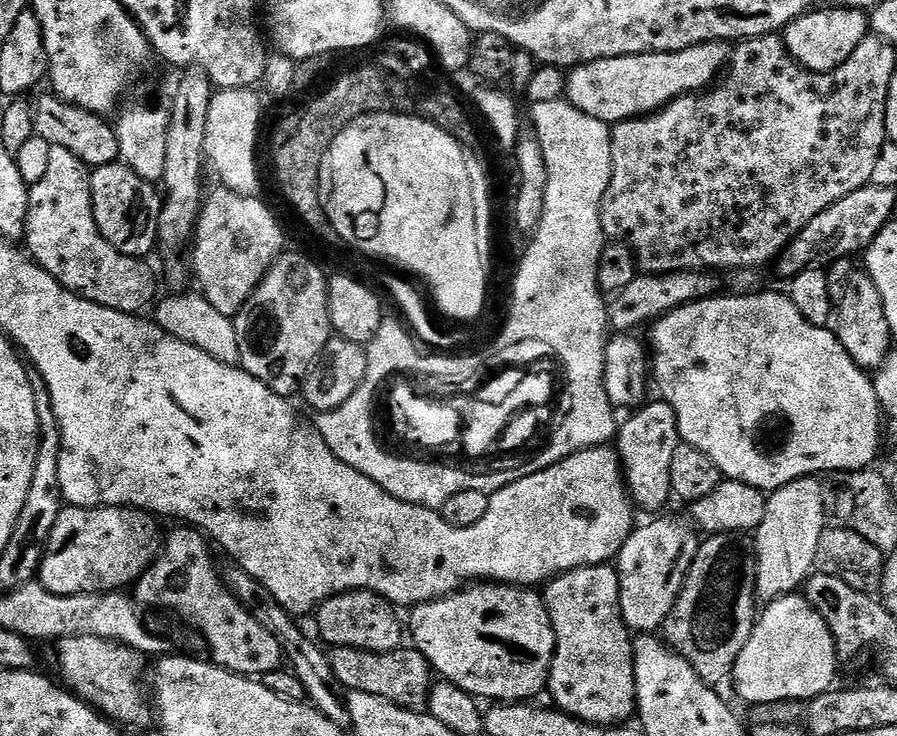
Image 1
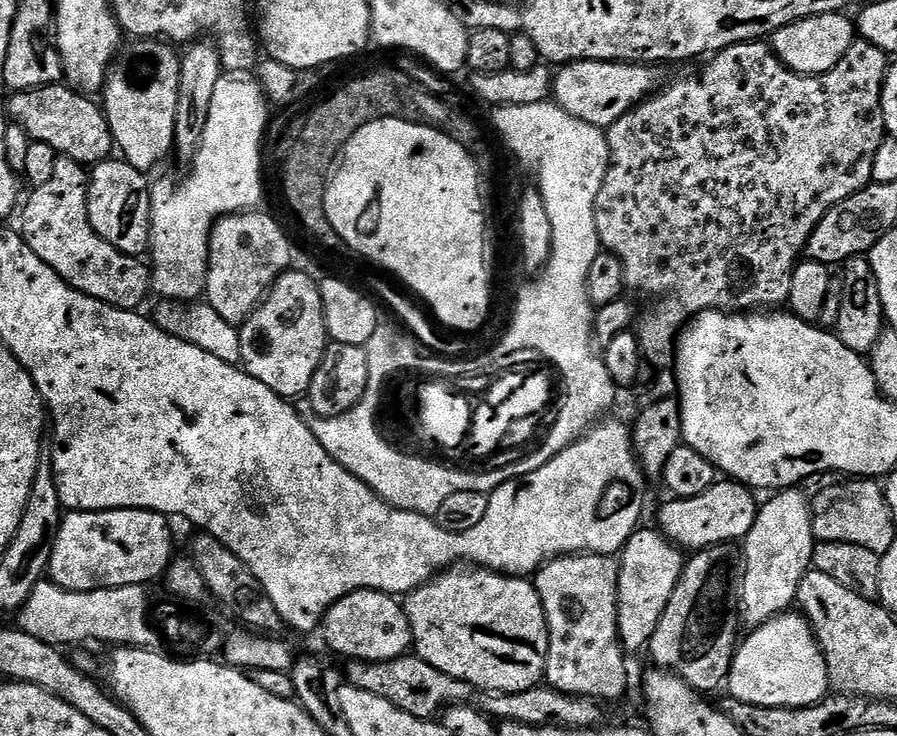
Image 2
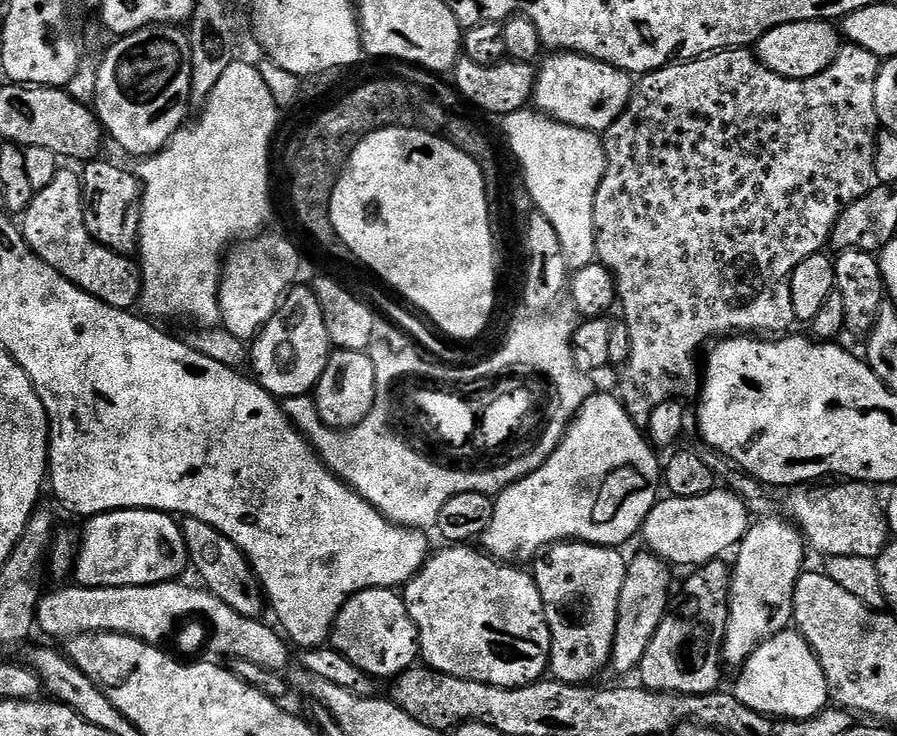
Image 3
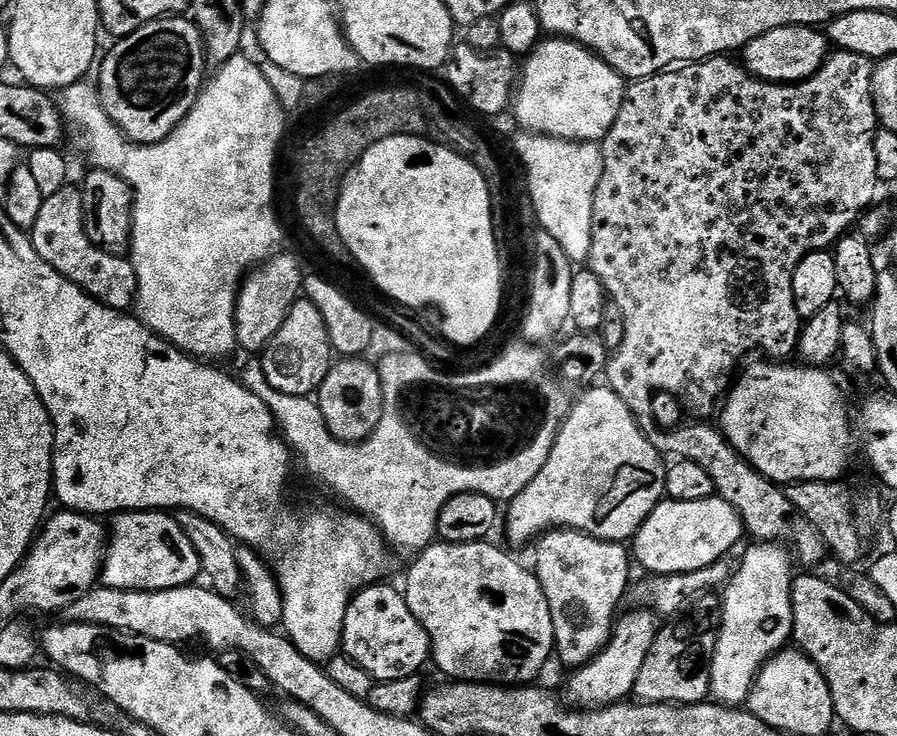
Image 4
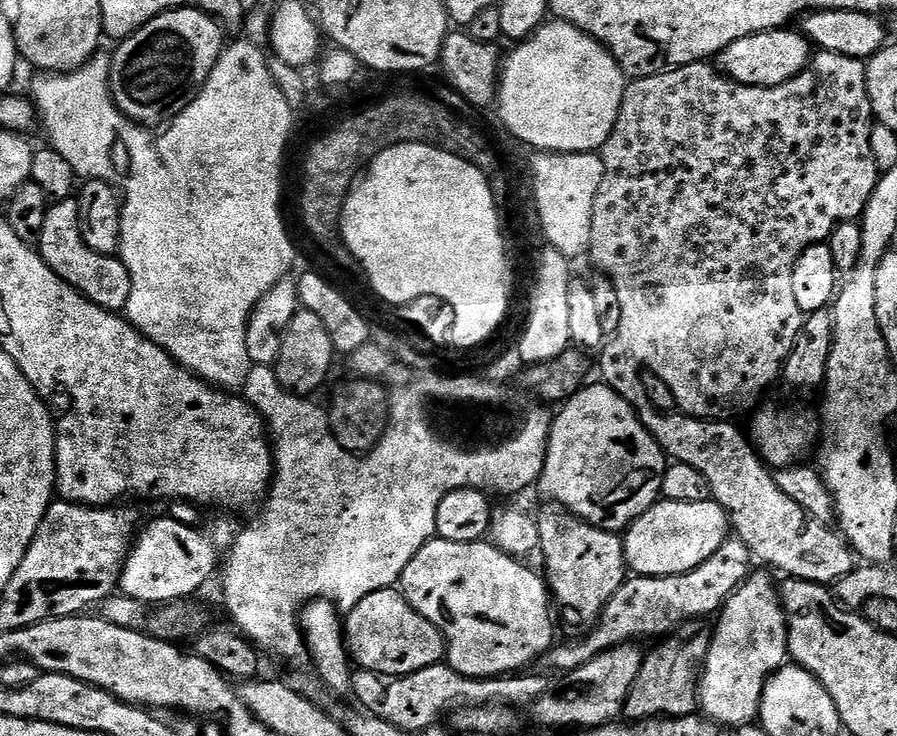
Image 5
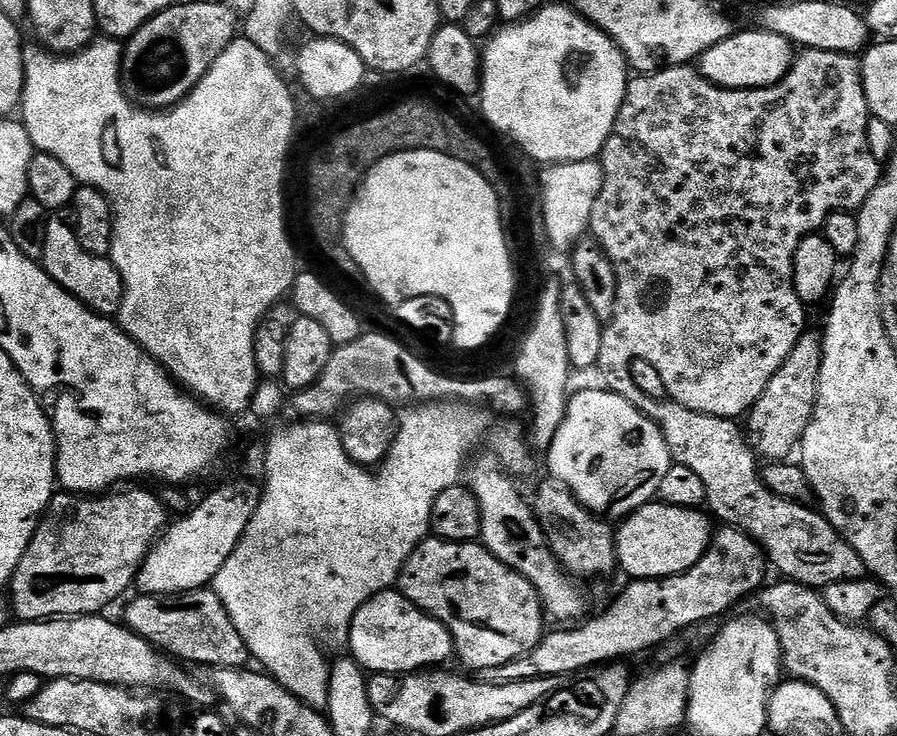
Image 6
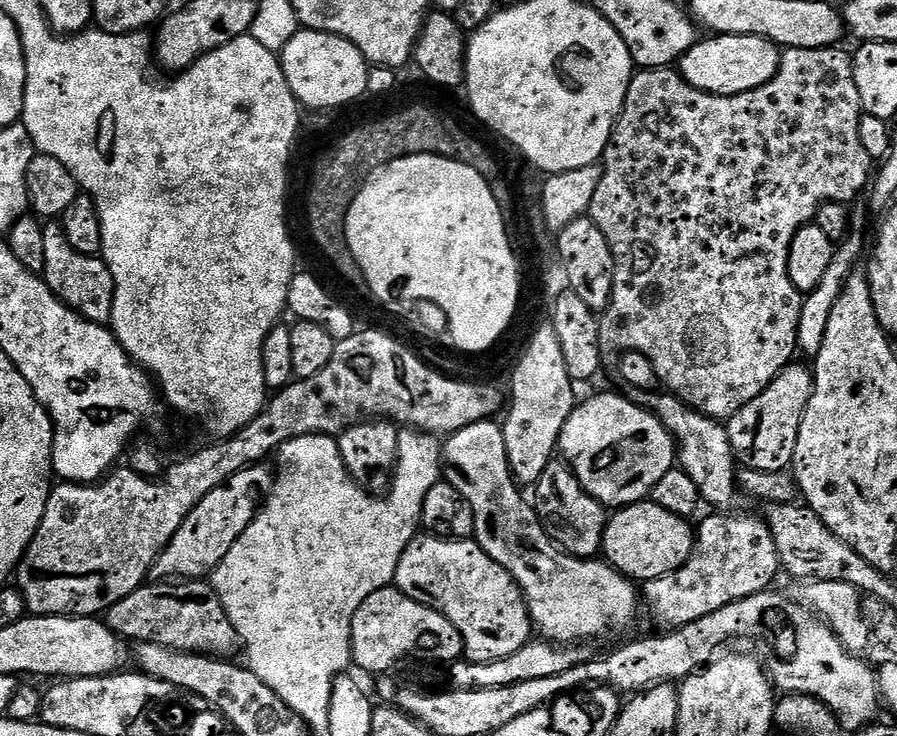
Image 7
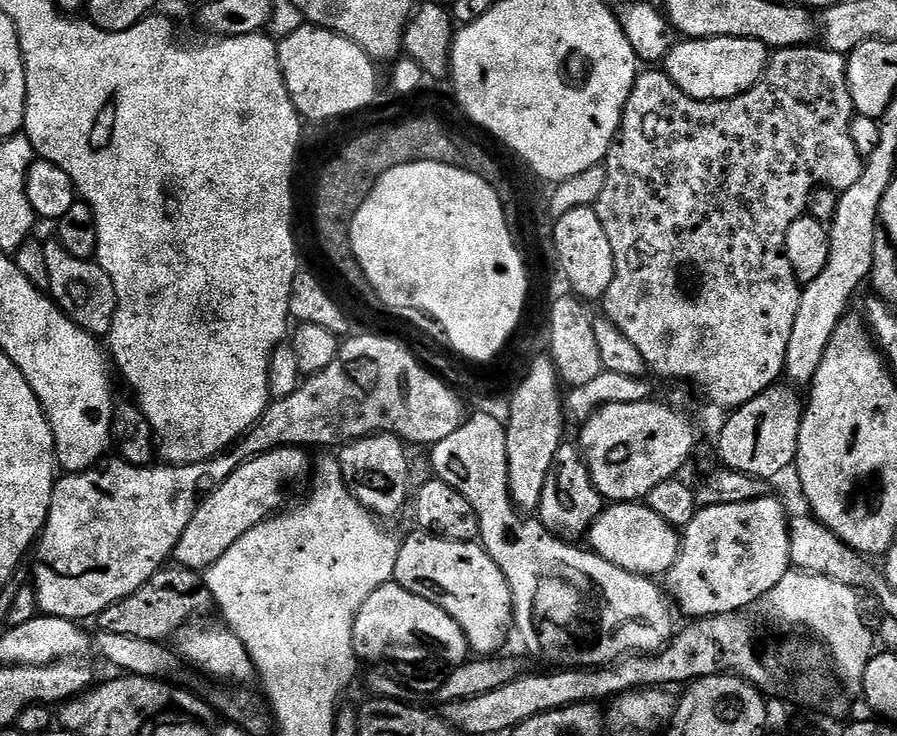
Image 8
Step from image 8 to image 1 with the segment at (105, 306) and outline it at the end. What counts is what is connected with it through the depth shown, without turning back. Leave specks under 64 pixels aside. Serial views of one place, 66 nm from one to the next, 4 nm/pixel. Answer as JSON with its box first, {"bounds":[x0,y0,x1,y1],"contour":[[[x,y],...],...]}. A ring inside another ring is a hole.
{"bounds":[23,146,156,313],"contour":[[[52,146],[42,182],[31,185],[28,190],[23,238],[26,251],[74,295],[110,310],[143,313],[143,308],[153,303],[156,280],[143,259],[114,250],[114,246],[102,238],[98,222],[94,222],[91,181],[92,169],[82,162],[82,158],[70,154],[70,150],[64,150],[62,146]]]}

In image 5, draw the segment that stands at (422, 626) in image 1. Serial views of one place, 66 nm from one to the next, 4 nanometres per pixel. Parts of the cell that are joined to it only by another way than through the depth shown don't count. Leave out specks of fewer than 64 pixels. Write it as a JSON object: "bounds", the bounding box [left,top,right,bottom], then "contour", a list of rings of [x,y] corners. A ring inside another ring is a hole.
{"bounds":[399,538,554,680],"contour":[[[433,538],[410,558],[410,566],[400,575],[399,591],[444,636],[446,662],[458,674],[475,680],[519,673],[527,664],[543,657],[553,647],[554,608],[545,577],[527,568],[527,563],[506,553],[491,542],[463,544]]]}

